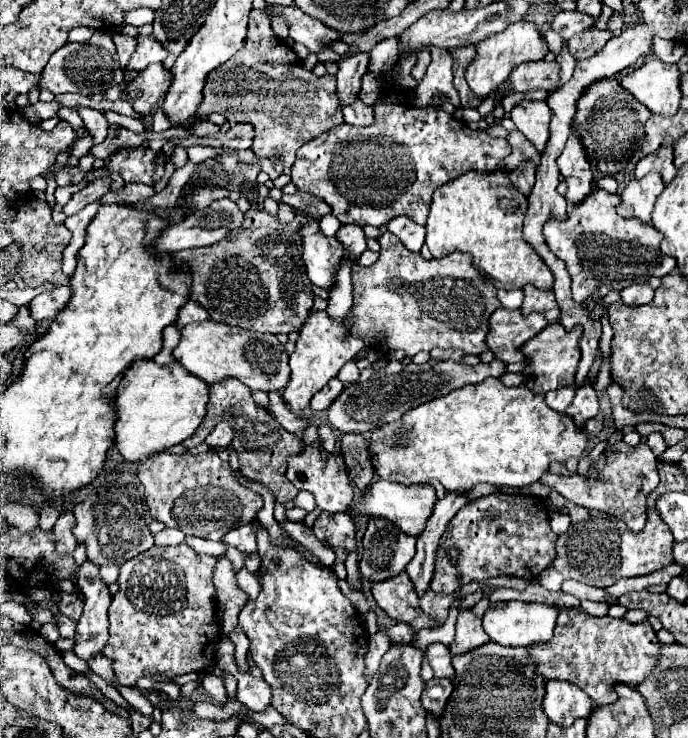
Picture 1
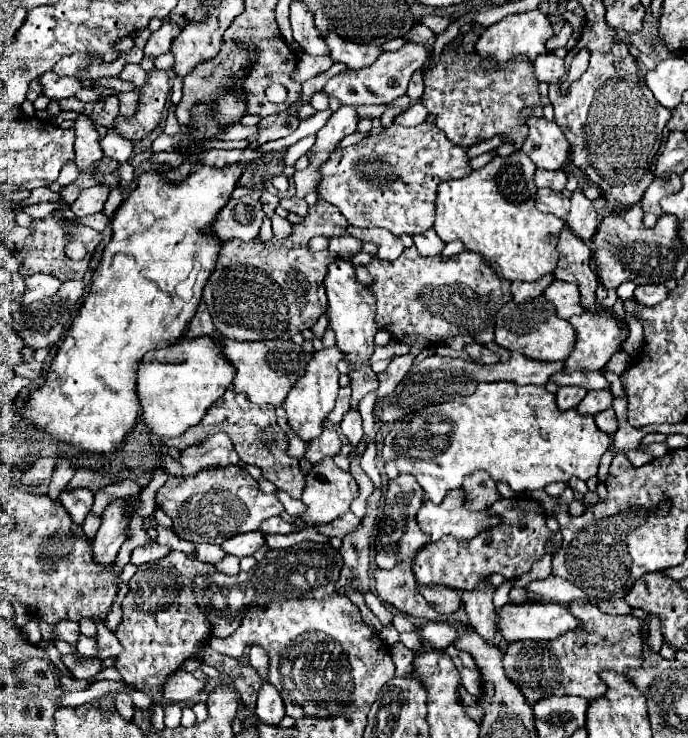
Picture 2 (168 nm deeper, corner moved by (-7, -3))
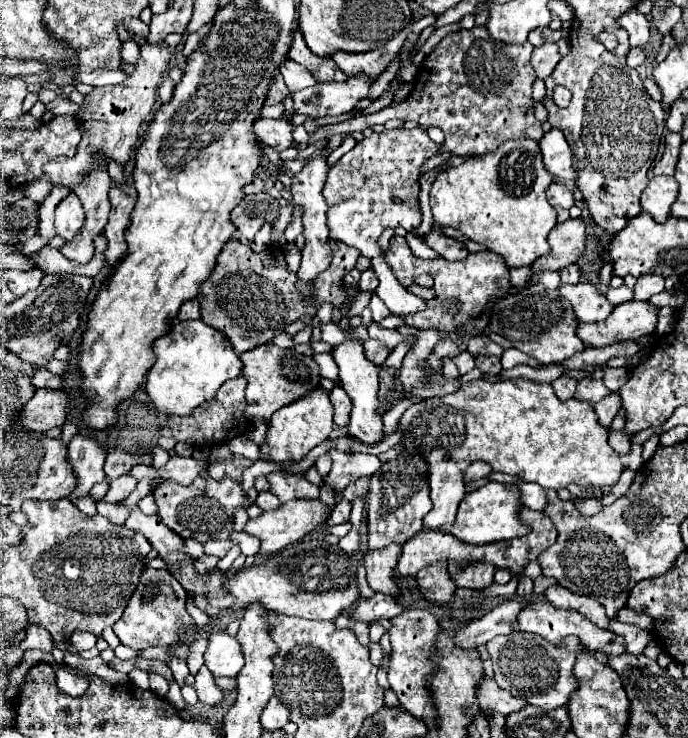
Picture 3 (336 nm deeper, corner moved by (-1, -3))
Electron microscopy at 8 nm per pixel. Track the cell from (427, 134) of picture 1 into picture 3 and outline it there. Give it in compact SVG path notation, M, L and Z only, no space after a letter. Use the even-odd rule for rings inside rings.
M385 129L383 133L373 133L371 137L359 141L349 153L345 153L329 171L327 183L323 187L323 197L329 205L327 225L331 229L329 237L343 241L361 251L361 255L371 257L373 271L379 279L377 295L395 315L407 315L423 311L425 301L407 289L403 289L393 277L391 269L385 267L377 239L383 229L405 227L413 231L421 225L419 209L419 175L425 161L441 151L441 145L431 141L427 131L415 129Z

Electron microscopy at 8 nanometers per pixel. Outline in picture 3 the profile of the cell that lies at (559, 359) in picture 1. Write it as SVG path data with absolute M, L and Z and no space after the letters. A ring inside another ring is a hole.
M627 301L617 305L601 323L579 323L577 335L587 347L607 347L619 341L639 339L655 331L657 309L649 303Z

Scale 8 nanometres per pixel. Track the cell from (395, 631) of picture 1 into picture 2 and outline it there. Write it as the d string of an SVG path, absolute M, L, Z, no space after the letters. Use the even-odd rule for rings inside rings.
M429 621L421 633L425 635L425 641L431 643L431 639L433 639L433 645L439 647L439 649L445 649L445 647L453 645L459 637L459 633L453 629L453 625L437 623L437 621Z

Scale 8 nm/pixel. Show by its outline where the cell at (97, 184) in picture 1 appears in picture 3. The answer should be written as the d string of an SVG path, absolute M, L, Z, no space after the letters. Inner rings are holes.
M69 193L55 209L55 231L65 239L73 239L85 223L85 211L75 193Z

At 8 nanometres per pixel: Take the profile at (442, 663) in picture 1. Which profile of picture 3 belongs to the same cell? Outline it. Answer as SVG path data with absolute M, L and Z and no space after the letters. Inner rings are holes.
M483 675L479 679L479 685L477 685L477 697L479 697L479 705L481 705L481 711L489 711L491 715L493 713L503 713L503 715L509 715L513 711L517 711L519 707L525 707L527 703L513 697L509 691L501 689L495 679Z

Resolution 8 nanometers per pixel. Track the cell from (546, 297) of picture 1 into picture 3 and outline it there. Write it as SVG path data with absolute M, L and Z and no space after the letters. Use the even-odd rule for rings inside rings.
M563 283L559 285L559 295L571 303L575 319L583 323L603 321L613 309L613 305L605 299L605 295L597 291L597 287L591 283L577 283L577 285Z

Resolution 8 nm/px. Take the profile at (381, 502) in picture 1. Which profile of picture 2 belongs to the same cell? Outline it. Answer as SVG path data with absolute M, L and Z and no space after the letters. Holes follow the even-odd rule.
M461 489L449 491L441 505L425 499L423 507L417 513L417 521L419 527L431 537L431 541L439 541L443 535L473 539L479 535L479 531L501 525L501 517L491 507L485 507L481 511L465 507L465 493Z

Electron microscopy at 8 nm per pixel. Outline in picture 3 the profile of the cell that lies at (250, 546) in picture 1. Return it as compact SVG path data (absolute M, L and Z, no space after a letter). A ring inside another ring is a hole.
M211 539L211 541L203 543L205 553L207 553L207 555L217 555L217 557L225 557L225 555L227 555L227 551L229 551L231 547L235 547L235 545L237 545L237 541L231 541L231 539L227 539L227 541Z

